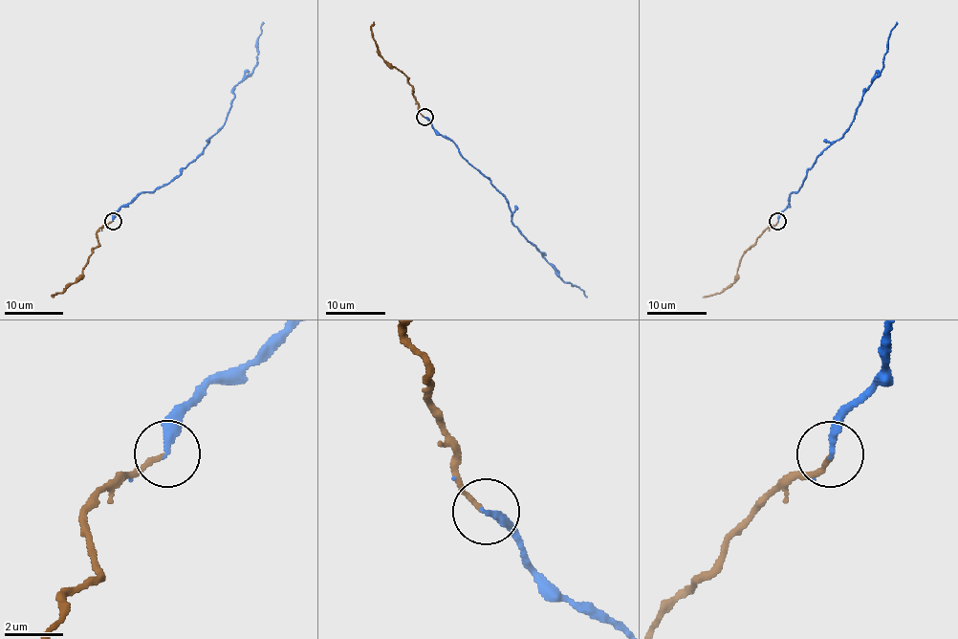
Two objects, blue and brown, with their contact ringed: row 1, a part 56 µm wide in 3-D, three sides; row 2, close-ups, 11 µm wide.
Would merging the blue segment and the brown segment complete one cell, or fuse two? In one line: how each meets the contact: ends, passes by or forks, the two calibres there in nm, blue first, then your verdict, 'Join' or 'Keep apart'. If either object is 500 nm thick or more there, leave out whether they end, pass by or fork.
At the ring blue ends. At the ring brown ends. Thickness 260 nm (blue) against 140 nm. Join

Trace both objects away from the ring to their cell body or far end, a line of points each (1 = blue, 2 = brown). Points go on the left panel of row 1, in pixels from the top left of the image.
1: (113, 220), (120, 209), (141, 192), (154, 190), (200, 155), (225, 122), (234, 87), (256, 64), (263, 21)
2: (112, 220), (102, 225), (97, 233), (97, 246), (82, 276), (51, 295), (53, 297)

